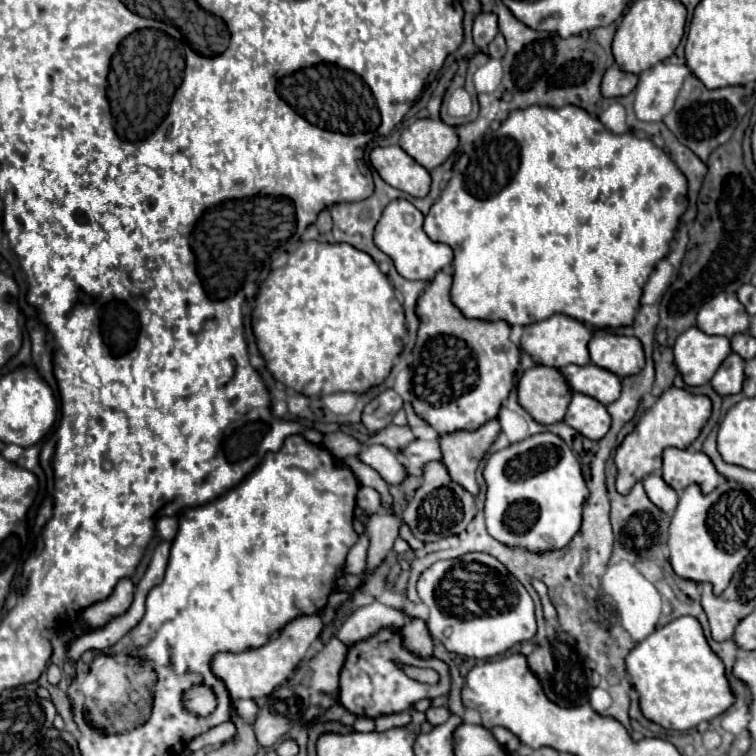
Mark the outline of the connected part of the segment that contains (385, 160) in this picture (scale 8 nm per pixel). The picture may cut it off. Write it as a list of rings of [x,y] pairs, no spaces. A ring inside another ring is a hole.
[[[400,146],[374,148],[370,154],[370,164],[384,182],[414,198],[424,198],[430,190],[428,170],[424,170]]]

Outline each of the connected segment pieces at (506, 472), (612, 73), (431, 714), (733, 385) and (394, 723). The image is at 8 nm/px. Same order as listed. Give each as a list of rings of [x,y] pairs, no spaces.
[[[536,434],[522,442],[510,444],[504,450],[494,452],[484,466],[486,480],[486,504],[484,520],[488,534],[508,548],[526,548],[532,554],[544,554],[564,548],[580,528],[582,504],[588,498],[586,482],[580,474],[580,464],[572,450],[554,434]]]
[[[616,64],[612,68],[608,68],[608,72],[602,78],[602,96],[604,98],[620,98],[620,96],[628,96],[634,88],[636,88],[638,76],[636,74],[628,74],[622,72]]]
[[[428,708],[426,710],[426,718],[432,726],[438,726],[438,724],[444,724],[448,718],[450,718],[450,710],[448,708]]]
[[[730,354],[722,362],[720,370],[714,374],[710,384],[720,396],[730,396],[740,394],[742,380],[744,380],[744,360],[738,354]]]
[[[398,712],[398,714],[384,714],[376,718],[376,730],[384,732],[390,728],[404,728],[410,724],[410,712]]]

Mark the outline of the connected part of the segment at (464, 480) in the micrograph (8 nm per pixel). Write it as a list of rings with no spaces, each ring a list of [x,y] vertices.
[[[490,420],[474,432],[450,432],[440,436],[442,464],[446,466],[450,478],[464,486],[470,494],[478,494],[478,484],[474,470],[484,458],[486,450],[492,446],[500,432],[498,420]]]

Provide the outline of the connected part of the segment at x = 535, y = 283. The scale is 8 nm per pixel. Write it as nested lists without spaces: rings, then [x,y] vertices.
[[[530,106],[528,110],[512,112],[498,130],[482,136],[474,142],[470,152],[464,152],[452,168],[452,178],[442,190],[440,198],[432,204],[430,212],[424,218],[424,232],[430,240],[448,244],[454,252],[452,260],[452,288],[450,300],[454,306],[470,320],[486,320],[496,322],[504,320],[510,326],[520,324],[528,326],[540,320],[546,320],[554,314],[566,314],[578,322],[594,324],[600,328],[620,328],[632,326],[634,314],[641,303],[641,296],[656,262],[668,254],[668,246],[672,234],[676,230],[678,218],[686,210],[686,190],[688,184],[684,182],[684,174],[680,174],[678,166],[672,158],[666,156],[664,150],[656,148],[650,138],[636,138],[634,134],[612,134],[602,126],[602,122],[590,116],[586,110],[576,106],[564,106],[560,110],[548,110],[542,106]]]

